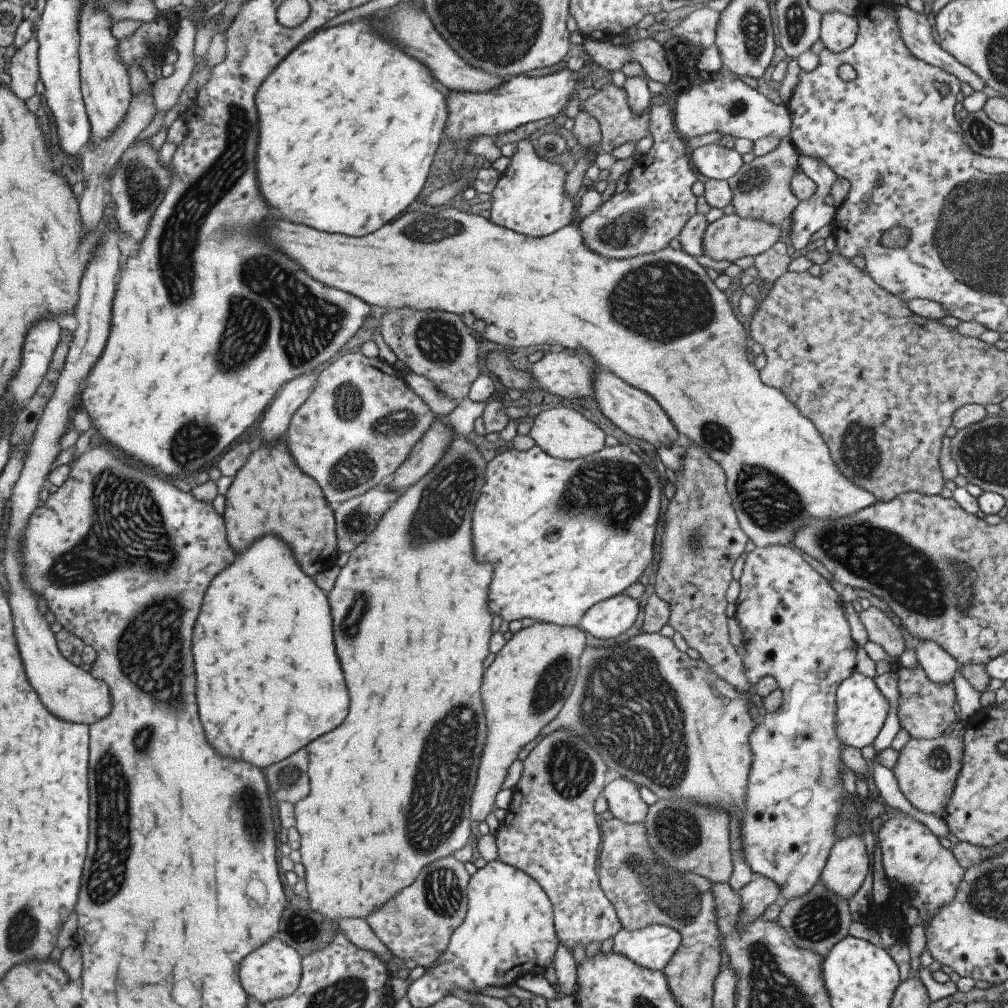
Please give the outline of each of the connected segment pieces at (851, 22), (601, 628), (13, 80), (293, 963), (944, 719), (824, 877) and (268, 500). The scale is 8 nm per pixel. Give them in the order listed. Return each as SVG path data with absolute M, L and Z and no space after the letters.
M837 11L825 13L820 18L818 39L821 40L823 49L838 55L853 44L857 29L856 17L850 17Z
M619 593L588 608L577 626L595 638L607 640L625 632L637 618L637 612L637 599Z
M35 37L29 38L10 58L8 68L9 88L21 100L26 100L35 93L35 82L38 78L38 42Z
M273 936L241 959L239 967L241 988L249 999L262 1005L289 996L289 993L297 988L300 979L300 959L298 952L293 947Z
M899 665L895 671L897 673L897 718L899 726L909 733L910 738L932 739L942 734L943 730L960 716L954 713L952 705L955 702L954 683L938 685L932 683L920 665L913 665L905 668Z
M861 834L842 838L832 844L818 880L829 893L848 901L871 871L869 861Z
M284 438L273 445L261 443L257 449L253 448L245 464L232 478L224 502L225 534L235 554L245 552L245 548L253 540L265 536L265 532L273 532L273 536L287 544L309 578L335 564L339 552L333 513L327 507L328 502L319 485L295 466Z

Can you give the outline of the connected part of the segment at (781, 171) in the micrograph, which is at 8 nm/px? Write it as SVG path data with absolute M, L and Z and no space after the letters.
M784 136L772 151L754 157L750 163L743 163L739 170L725 181L732 194L730 203L735 214L773 225L779 225L781 220L790 216L798 203L790 189L790 180L798 164L798 155L791 139Z

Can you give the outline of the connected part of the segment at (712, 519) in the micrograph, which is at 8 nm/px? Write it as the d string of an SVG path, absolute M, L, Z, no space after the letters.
M691 441L683 442L684 457L680 467L674 472L675 492L668 500L663 512L663 530L659 542L659 562L655 570L655 584L653 590L669 607L668 621L674 632L678 632L688 647L699 653L700 662L705 663L715 675L722 678L738 693L749 693L753 690L745 678L742 660L734 646L729 643L725 616L725 590L732 580L731 567L737 557L745 550L748 536L737 524L735 513L726 489L726 476L721 467L710 459L703 449L692 444Z

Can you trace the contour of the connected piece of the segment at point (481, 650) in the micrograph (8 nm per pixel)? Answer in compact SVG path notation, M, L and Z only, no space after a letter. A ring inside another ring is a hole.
M464 436L455 437L452 443L447 447L447 450L442 454L438 463L435 463L433 468L429 469L427 474L424 474L417 482L414 482L408 488L402 490L398 499L382 514L382 517L375 524L374 529L369 533L363 544L358 544L353 552L349 552L349 557L346 564L340 568L335 580L335 586L331 588L331 592L327 594L327 602L329 602L329 608L331 608L331 624L333 624L333 640L335 640L335 650L337 650L337 658L339 658L339 664L341 664L341 670L343 670L343 676L345 676L345 686L347 686L347 692L349 692L349 712L345 716L345 720L329 734L313 740L309 746L307 746L307 752L309 752L309 762L307 763L307 776L309 776L309 794L305 796L305 800L298 800L293 803L293 818L295 820L295 828L299 832L299 846L298 851L301 854L301 866L303 866L303 880L305 880L304 894L306 896L309 908L320 914L325 920L336 922L341 919L364 919L367 915L370 915L375 909L378 909L384 902L393 898L402 888L409 886L417 876L417 873L425 865L439 860L443 857L452 855L453 852L463 848L465 844L469 843L471 830L470 819L470 796L472 795L472 788L476 779L476 770L479 762L479 752L481 752L481 746L483 746L483 740L485 740L485 724L483 724L483 712L481 712L481 700L479 700L479 676L483 674L483 658L488 654L487 642L489 642L491 631L491 616L485 608L485 594L487 594L487 584L491 580L491 566L489 564L475 564L473 562L473 556L471 556L471 512L473 512L474 500L480 493L481 485L484 484L484 466L486 461L483 460L479 452L477 452L474 445L467 442ZM391 546L397 546L393 552L387 554L387 550Z

